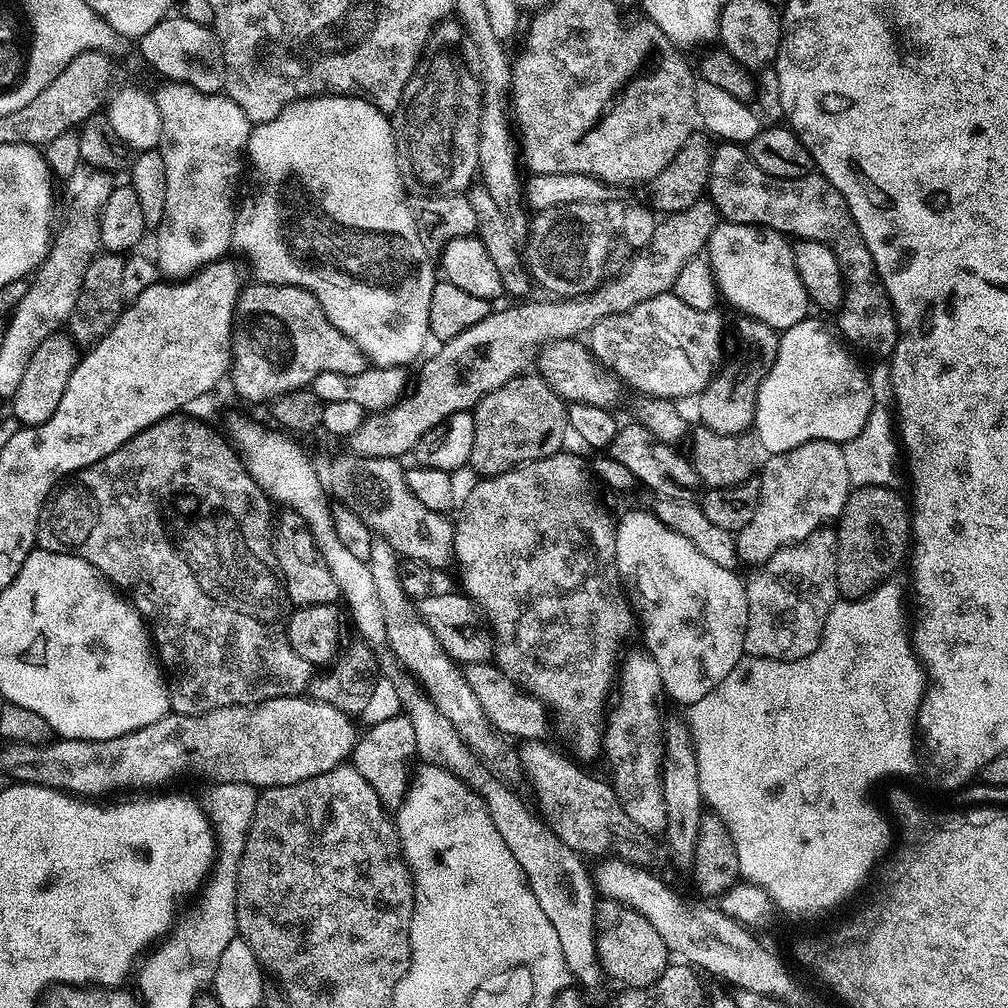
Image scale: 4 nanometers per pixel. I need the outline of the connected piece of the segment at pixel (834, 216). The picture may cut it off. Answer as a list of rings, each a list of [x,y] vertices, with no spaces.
[[[720,142],[713,147],[707,199],[716,207],[719,219],[730,224],[757,224],[773,228],[789,238],[822,242],[838,258],[844,275],[844,303],[838,310],[839,335],[853,349],[861,348],[874,358],[891,357],[896,349],[896,311],[886,294],[886,286],[874,266],[874,258],[846,206],[846,198],[819,174],[787,180],[774,178],[754,166],[747,147]]]

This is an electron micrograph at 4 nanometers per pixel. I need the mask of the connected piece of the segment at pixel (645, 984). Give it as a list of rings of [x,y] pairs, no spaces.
[[[617,900],[596,901],[596,945],[601,967],[609,977],[621,980],[628,988],[648,988],[669,966],[670,953],[662,934],[646,918]]]

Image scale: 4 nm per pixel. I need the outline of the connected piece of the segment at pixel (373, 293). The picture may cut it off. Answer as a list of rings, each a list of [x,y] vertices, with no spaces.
[[[341,94],[339,96],[310,96],[307,100],[295,100],[290,106],[286,106],[282,110],[282,114],[278,118],[274,118],[265,124],[257,124],[253,127],[252,133],[248,138],[246,160],[247,163],[252,163],[252,168],[256,171],[256,189],[253,190],[252,197],[250,197],[245,204],[243,201],[243,203],[239,205],[236,213],[236,221],[234,222],[232,242],[237,249],[240,247],[250,254],[253,262],[256,264],[256,272],[260,275],[257,277],[266,284],[289,284],[290,286],[305,288],[307,292],[313,292],[318,298],[320,305],[324,307],[326,318],[330,318],[330,322],[334,322],[334,326],[338,326],[338,330],[342,330],[342,334],[346,334],[346,338],[350,338],[356,343],[373,365],[385,368],[386,366],[408,366],[408,363],[410,363],[411,360],[417,359],[416,361],[419,361],[421,357],[425,355],[424,347],[426,347],[427,344],[430,344],[430,333],[428,331],[428,323],[430,322],[430,296],[434,294],[434,286],[438,279],[438,268],[434,263],[433,253],[426,247],[420,237],[420,231],[416,225],[416,213],[413,205],[411,203],[407,204],[407,202],[404,201],[406,185],[402,177],[400,177],[400,167],[398,166],[398,158],[396,157],[396,143],[394,142],[394,134],[392,133],[391,119],[389,119],[385,113],[379,112],[370,101],[359,96]]]

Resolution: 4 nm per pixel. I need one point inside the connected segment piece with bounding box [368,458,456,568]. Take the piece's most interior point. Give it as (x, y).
(437, 548)

